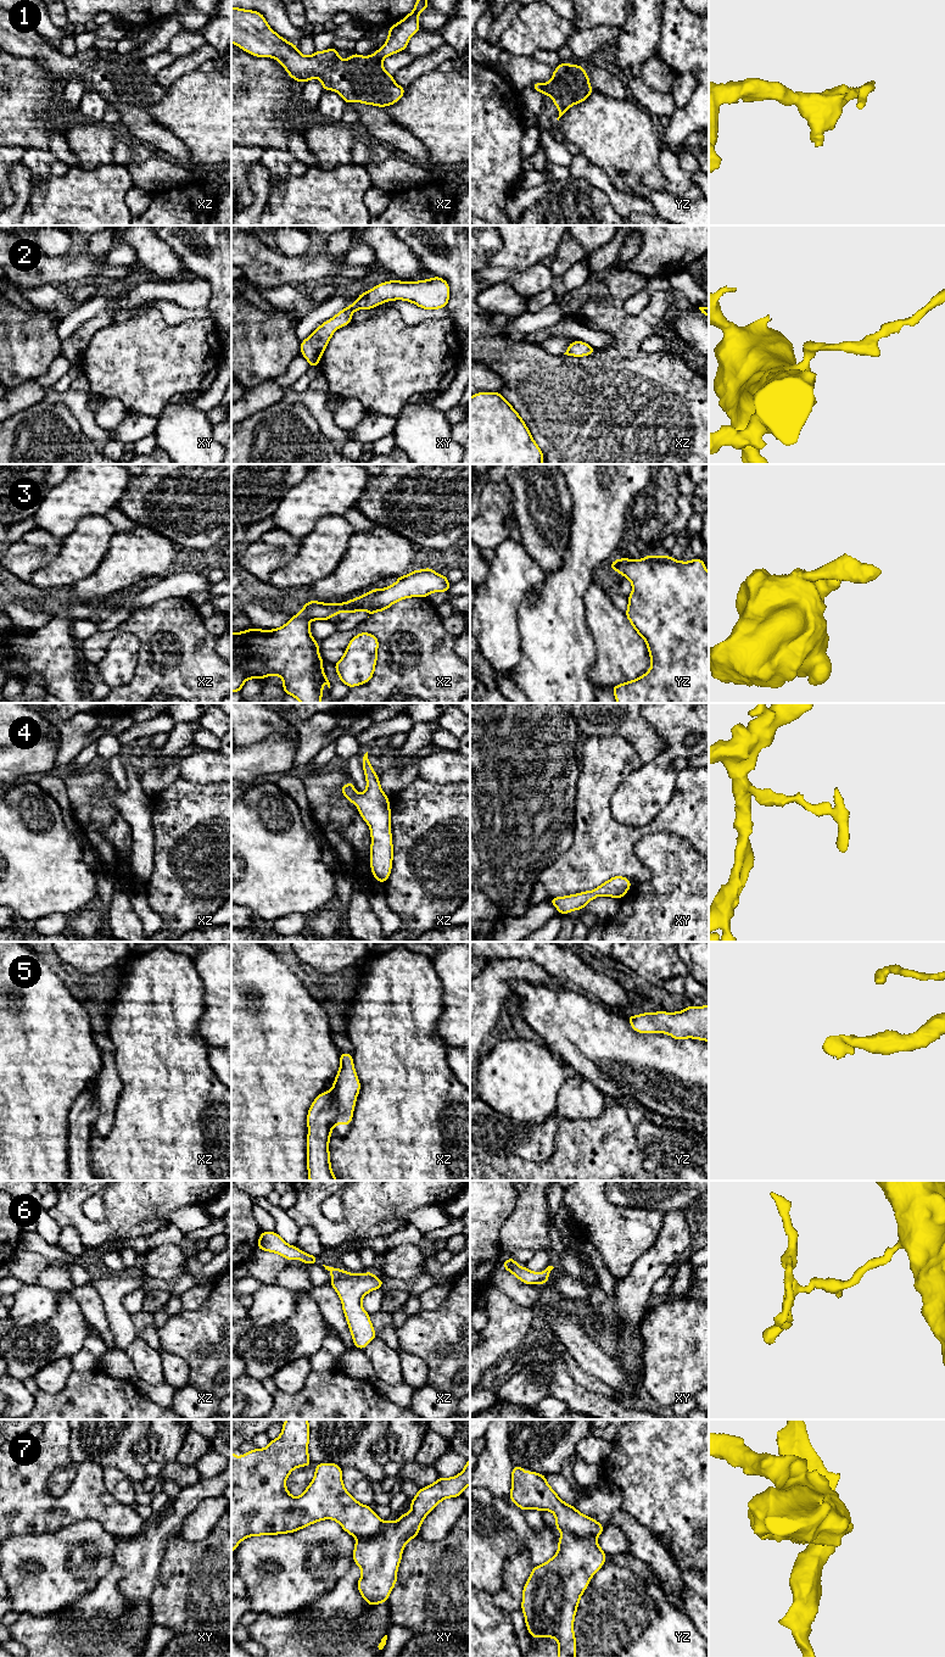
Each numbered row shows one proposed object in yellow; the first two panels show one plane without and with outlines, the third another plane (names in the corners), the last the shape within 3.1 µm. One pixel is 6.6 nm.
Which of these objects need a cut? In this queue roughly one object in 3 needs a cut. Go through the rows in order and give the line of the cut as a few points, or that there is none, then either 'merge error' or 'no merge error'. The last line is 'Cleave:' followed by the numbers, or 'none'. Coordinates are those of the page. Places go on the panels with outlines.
1: no cut | no merge error
2: no cut | no merge error
3: no cut | no merge error
4: no cut | no merge error
5: no cut | no merge error
6: no cut | no merge error
7: yz (563, 1532), (596, 1539) | merge error
Cleave: 7

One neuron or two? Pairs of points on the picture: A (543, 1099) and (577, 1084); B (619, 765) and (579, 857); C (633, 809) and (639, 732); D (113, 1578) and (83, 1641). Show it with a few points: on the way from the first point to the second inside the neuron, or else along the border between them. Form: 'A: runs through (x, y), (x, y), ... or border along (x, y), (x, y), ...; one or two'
A: border along (569, 1074), (558, 1093), (557, 1112); two
B: runs through (596, 788), (593, 792), (593, 833); one
C: border along (661, 738), (666, 746), (654, 758), (644, 763); two
D: runs through (106, 1594), (104, 1618), (99, 1625); one

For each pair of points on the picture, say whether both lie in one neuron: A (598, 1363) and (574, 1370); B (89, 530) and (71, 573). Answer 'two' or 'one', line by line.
A: two
B: one

